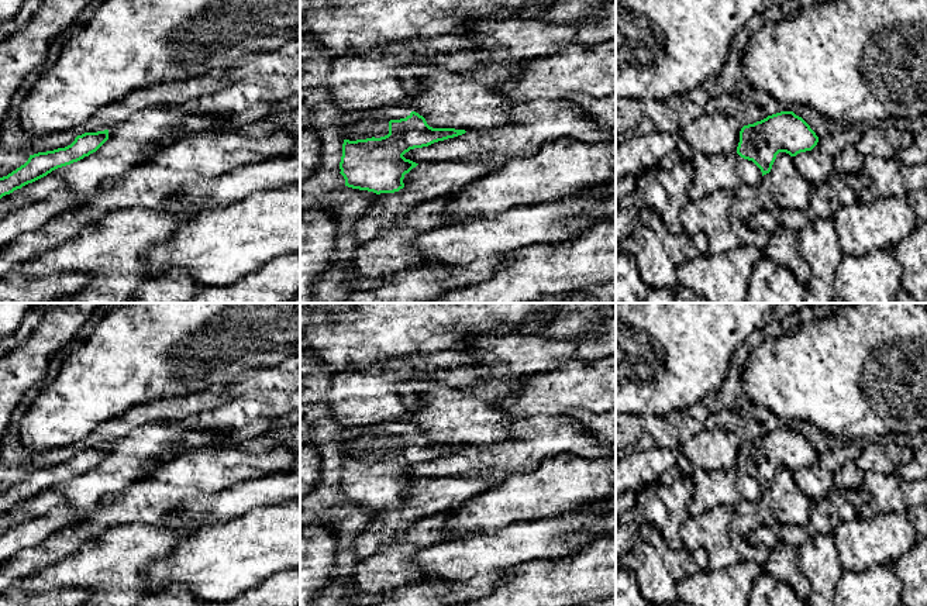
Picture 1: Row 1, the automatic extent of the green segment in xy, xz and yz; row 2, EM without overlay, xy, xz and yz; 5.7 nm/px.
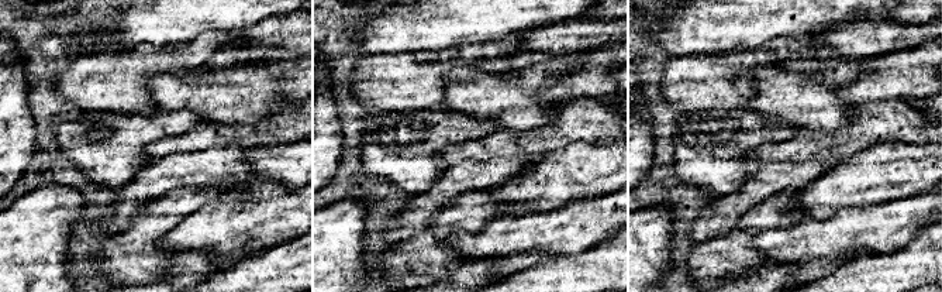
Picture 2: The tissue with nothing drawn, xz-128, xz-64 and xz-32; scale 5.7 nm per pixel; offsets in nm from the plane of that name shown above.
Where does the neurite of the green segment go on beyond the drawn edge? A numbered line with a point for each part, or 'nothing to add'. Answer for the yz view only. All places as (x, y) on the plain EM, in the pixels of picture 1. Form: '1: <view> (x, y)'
nothing to add

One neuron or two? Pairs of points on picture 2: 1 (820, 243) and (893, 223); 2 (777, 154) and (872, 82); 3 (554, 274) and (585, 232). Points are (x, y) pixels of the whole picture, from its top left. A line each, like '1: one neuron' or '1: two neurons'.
1: one neuron
2: two neurons
3: two neurons

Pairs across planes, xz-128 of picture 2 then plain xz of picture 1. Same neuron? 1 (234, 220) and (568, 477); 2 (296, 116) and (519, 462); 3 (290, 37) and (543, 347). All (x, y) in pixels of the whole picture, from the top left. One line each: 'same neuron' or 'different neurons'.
1: different neurons
2: same neuron
3: same neuron

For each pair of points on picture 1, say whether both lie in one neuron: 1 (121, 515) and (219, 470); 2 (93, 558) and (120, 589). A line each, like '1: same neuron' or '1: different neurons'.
1: same neuron
2: same neuron

